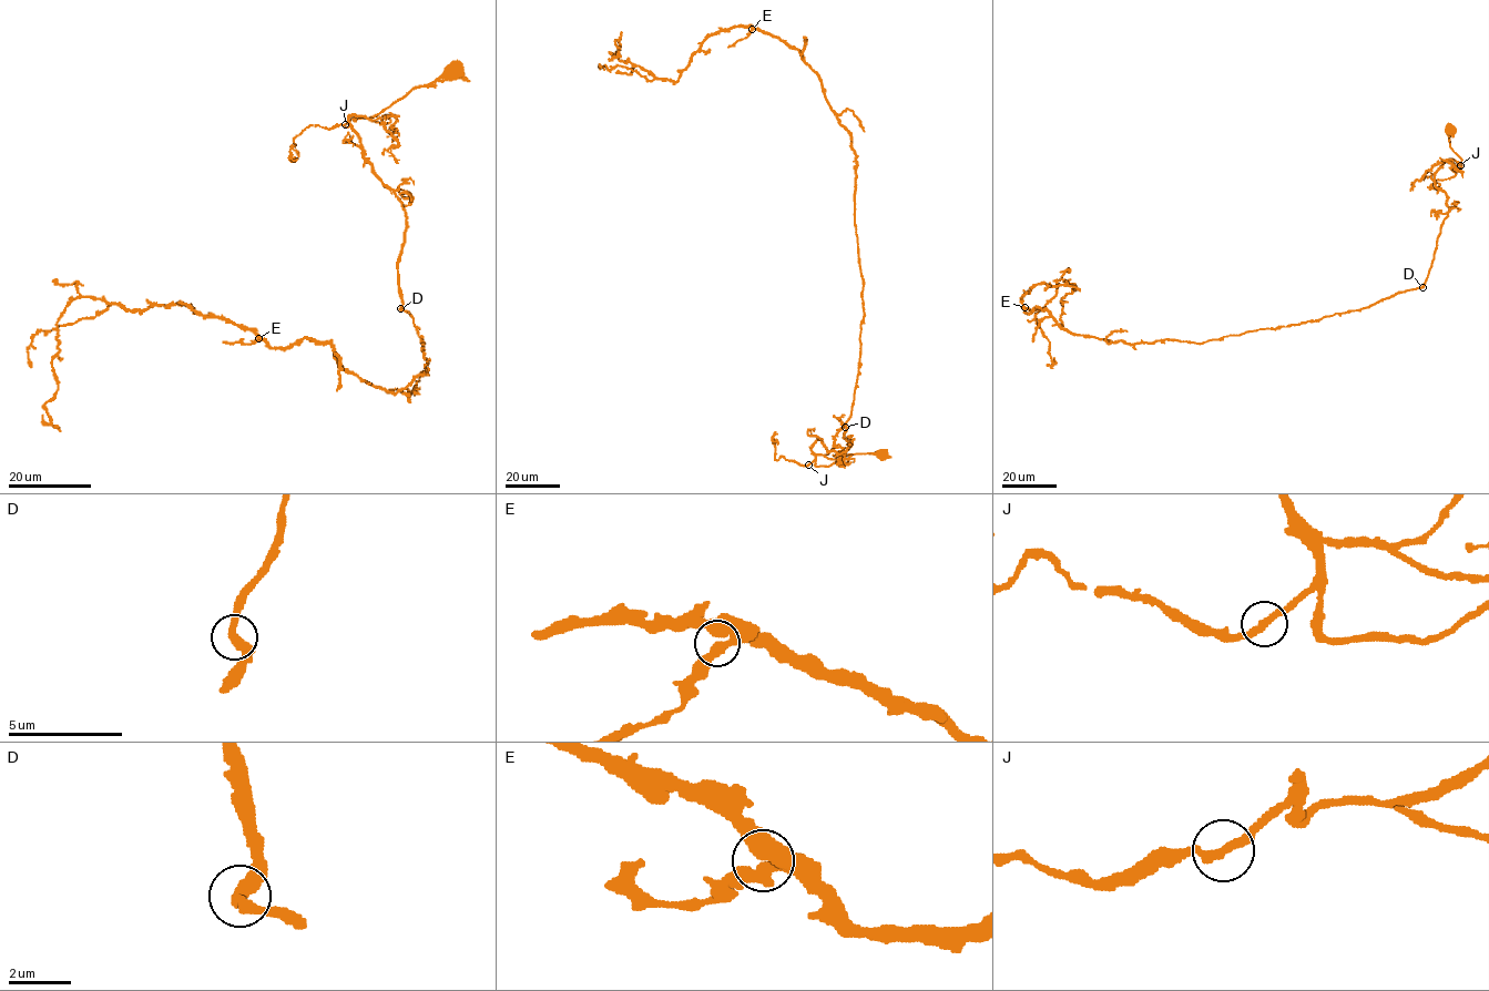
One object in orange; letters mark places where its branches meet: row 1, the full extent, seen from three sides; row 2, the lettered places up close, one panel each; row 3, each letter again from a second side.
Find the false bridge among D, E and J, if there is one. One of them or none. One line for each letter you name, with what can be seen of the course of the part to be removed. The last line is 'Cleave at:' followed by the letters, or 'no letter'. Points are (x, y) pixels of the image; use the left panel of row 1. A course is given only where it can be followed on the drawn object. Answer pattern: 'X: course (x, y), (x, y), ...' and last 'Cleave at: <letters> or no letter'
Cleave at: no letter

